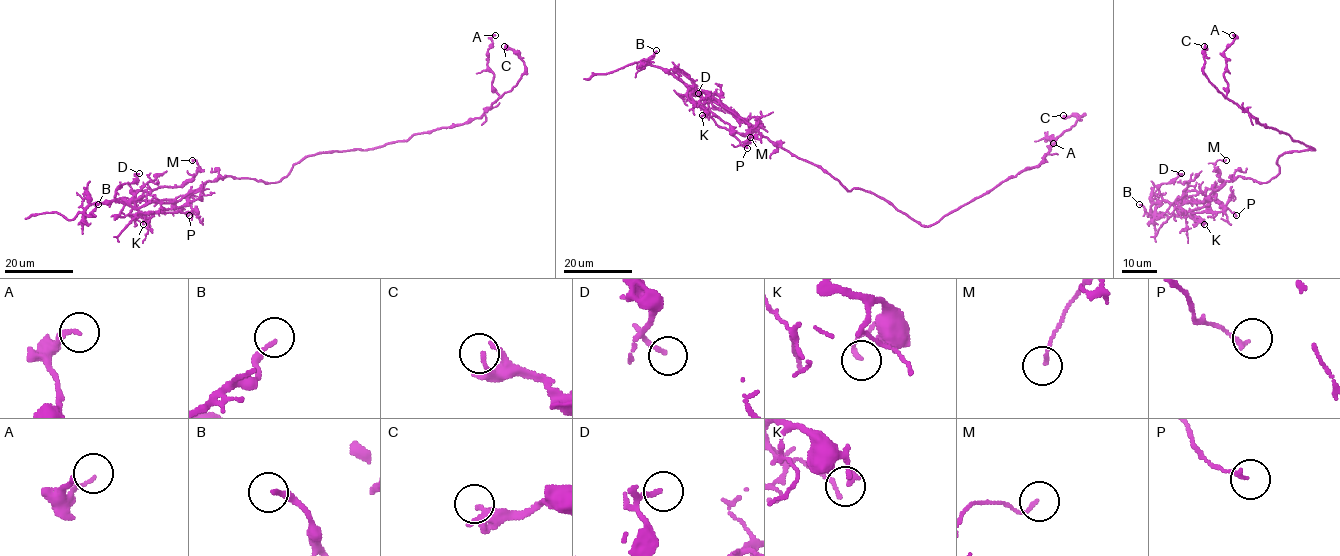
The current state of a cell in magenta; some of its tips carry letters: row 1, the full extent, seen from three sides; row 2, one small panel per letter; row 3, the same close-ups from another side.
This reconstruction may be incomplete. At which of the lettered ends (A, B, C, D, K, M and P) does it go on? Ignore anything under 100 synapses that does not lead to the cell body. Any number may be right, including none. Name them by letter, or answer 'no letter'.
no letter

